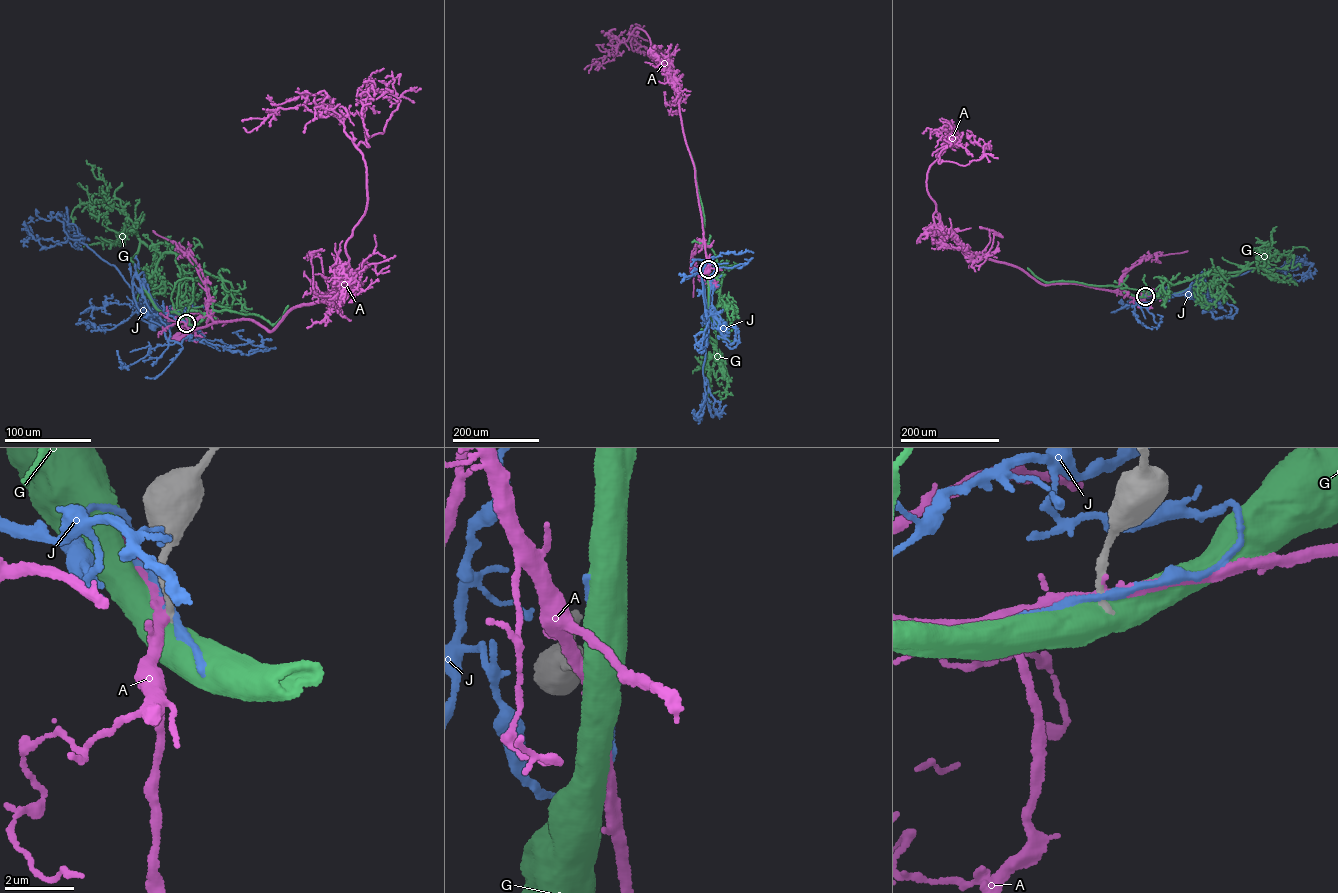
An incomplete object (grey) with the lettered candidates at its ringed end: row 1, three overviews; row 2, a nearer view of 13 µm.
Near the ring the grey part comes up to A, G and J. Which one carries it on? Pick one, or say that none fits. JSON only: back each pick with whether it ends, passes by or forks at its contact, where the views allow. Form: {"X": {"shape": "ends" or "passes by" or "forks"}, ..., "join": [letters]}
{"join": []}

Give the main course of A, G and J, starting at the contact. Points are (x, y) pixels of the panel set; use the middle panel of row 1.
A: (707, 269), (706, 259), (708, 272)
G: (708, 269), (705, 331), (716, 342), (716, 310), (723, 273), (720, 266), (726, 264), (732, 269), (728, 270)
J: (708, 269), (703, 283), (706, 310), (703, 315), (713, 328), (720, 329), (724, 323)

